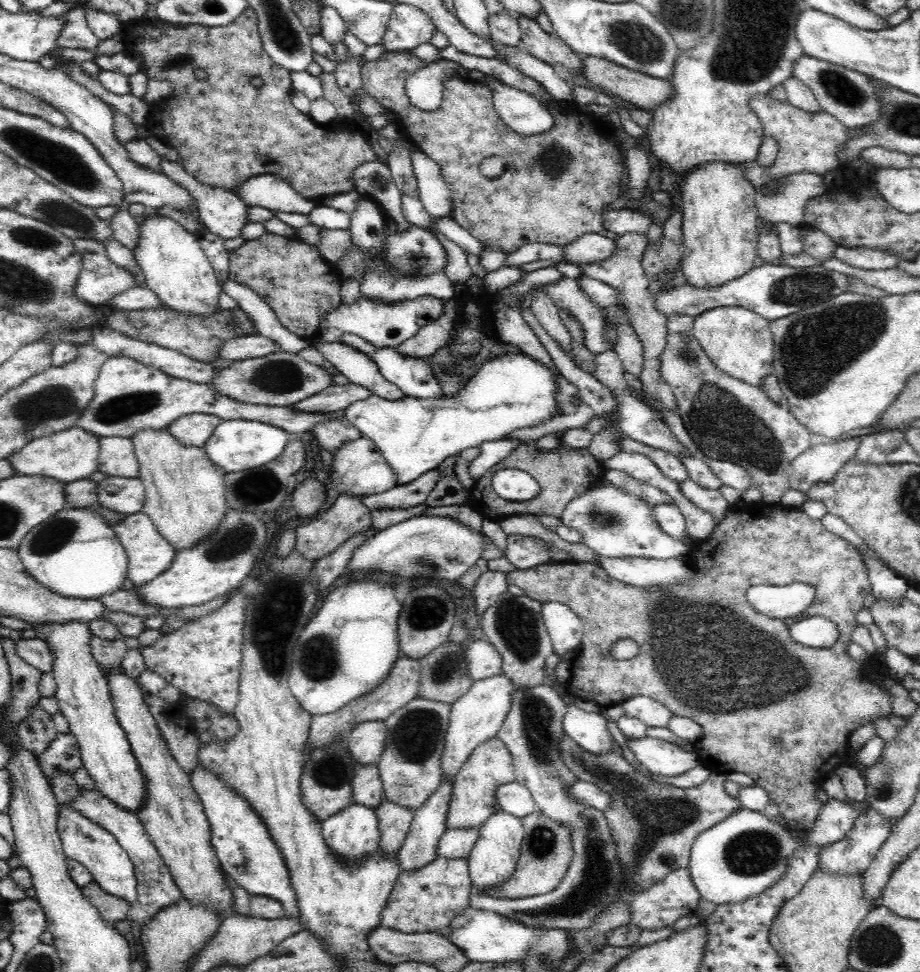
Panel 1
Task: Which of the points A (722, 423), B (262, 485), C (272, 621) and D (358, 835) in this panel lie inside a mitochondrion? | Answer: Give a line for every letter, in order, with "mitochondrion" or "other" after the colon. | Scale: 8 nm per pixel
A: mitochondrion
B: mitochondrion
C: mitochondrion
D: other

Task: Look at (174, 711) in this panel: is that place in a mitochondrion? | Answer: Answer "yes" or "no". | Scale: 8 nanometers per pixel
no

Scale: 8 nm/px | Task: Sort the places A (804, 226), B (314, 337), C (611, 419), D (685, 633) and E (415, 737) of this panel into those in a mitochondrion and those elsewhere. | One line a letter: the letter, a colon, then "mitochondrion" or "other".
A: other
B: other
C: other
D: mitochondrion
E: mitochondrion

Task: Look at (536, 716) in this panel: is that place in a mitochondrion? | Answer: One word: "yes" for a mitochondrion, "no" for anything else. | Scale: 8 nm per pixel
yes

